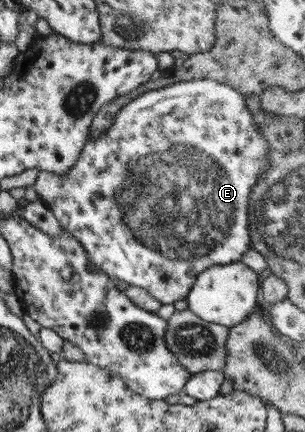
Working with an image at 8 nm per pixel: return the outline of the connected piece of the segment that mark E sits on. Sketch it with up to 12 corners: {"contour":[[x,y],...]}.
{"contour":[[210,79],[144,92],[37,198],[160,305],[249,249],[268,164]]}

